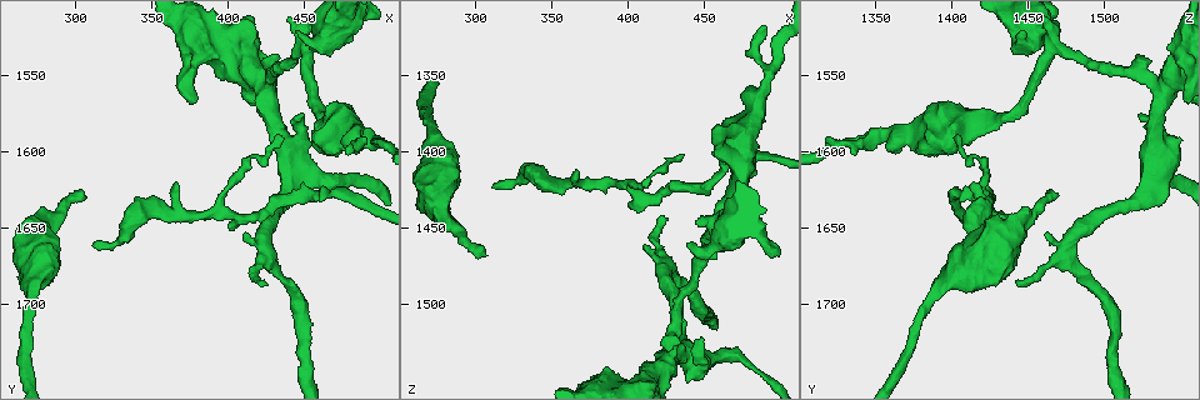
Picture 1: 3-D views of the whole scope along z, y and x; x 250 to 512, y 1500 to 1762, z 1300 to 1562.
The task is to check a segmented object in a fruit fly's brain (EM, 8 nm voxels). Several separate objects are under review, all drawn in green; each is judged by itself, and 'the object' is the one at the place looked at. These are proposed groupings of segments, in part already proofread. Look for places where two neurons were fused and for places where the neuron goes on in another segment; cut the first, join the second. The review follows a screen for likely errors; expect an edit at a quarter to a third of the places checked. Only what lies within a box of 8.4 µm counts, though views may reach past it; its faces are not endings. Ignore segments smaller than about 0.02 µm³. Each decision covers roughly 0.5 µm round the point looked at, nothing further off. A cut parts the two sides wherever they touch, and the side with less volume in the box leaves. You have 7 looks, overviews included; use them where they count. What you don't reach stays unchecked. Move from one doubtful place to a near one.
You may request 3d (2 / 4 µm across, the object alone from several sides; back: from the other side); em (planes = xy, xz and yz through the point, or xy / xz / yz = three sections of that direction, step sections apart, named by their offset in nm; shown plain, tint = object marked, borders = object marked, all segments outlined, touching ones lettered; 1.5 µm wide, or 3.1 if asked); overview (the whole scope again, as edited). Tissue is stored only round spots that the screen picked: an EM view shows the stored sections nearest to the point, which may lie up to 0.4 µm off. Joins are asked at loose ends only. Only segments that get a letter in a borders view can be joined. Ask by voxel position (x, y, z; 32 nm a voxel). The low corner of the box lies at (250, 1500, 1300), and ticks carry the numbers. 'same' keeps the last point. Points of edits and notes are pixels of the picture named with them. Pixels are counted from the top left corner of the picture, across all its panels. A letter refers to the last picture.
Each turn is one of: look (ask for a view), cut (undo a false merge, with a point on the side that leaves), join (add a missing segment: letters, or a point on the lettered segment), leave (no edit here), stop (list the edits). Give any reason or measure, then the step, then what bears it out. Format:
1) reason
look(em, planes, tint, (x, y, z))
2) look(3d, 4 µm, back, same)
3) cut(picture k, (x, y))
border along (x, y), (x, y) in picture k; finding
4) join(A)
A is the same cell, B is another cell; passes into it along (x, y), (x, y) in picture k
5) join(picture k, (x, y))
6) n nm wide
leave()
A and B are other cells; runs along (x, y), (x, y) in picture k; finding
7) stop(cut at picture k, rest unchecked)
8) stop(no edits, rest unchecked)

branch stops here
look(em, planes, borders, (456, 1598, 1392))

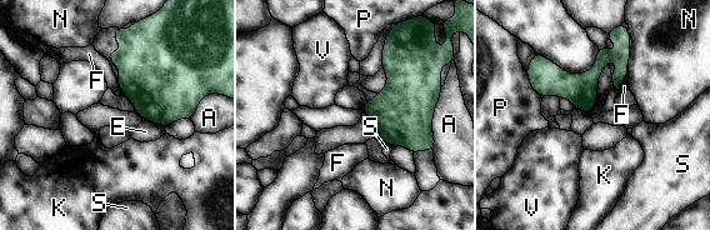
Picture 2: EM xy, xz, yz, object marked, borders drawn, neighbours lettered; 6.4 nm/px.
leave()
A, E, F, K, N, P, S and V are other cells; runs along (625, 59), (606, 58), (584, 81), (530, 74) in picture 2; no lettered segment goes on from it

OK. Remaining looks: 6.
branch stops here
look(em, planes, tint, (366, 1620, 1414))

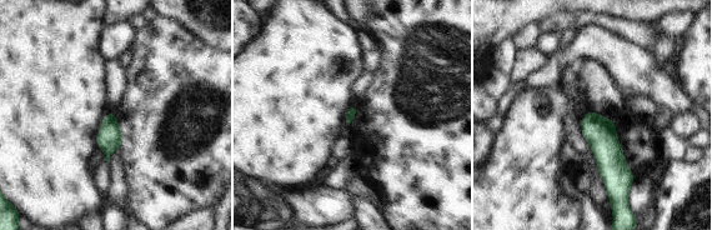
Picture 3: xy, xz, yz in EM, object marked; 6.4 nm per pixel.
look(em, planes, borders, same)

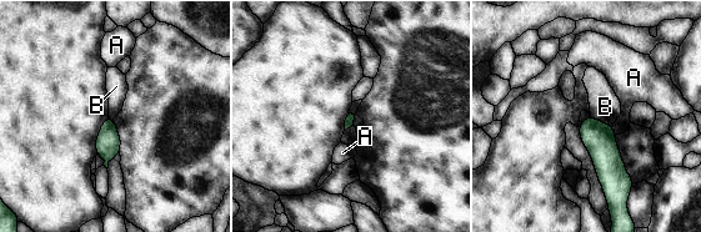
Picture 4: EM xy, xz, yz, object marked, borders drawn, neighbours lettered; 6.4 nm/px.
leave()
A and B are other cells; border along (590, 116), (612, 126) in picture 4; no lettered segment goes on from it

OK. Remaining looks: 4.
free end
look(em, planes, tint, (310, 1662, 1420))

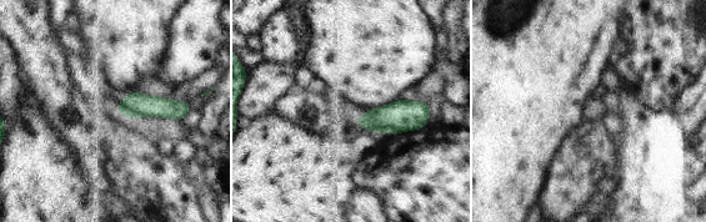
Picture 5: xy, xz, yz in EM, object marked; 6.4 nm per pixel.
see the neighbours
look(em, planes, borders, same)

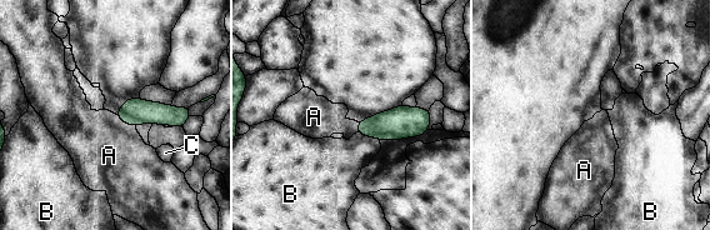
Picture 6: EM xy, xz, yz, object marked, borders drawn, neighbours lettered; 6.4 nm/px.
130 nm wide
leave()
A, B and C are other cells; border along (116, 115), (135, 128) in picture 6; none of them fits

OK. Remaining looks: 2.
stop(no edits, rest unchecked)

